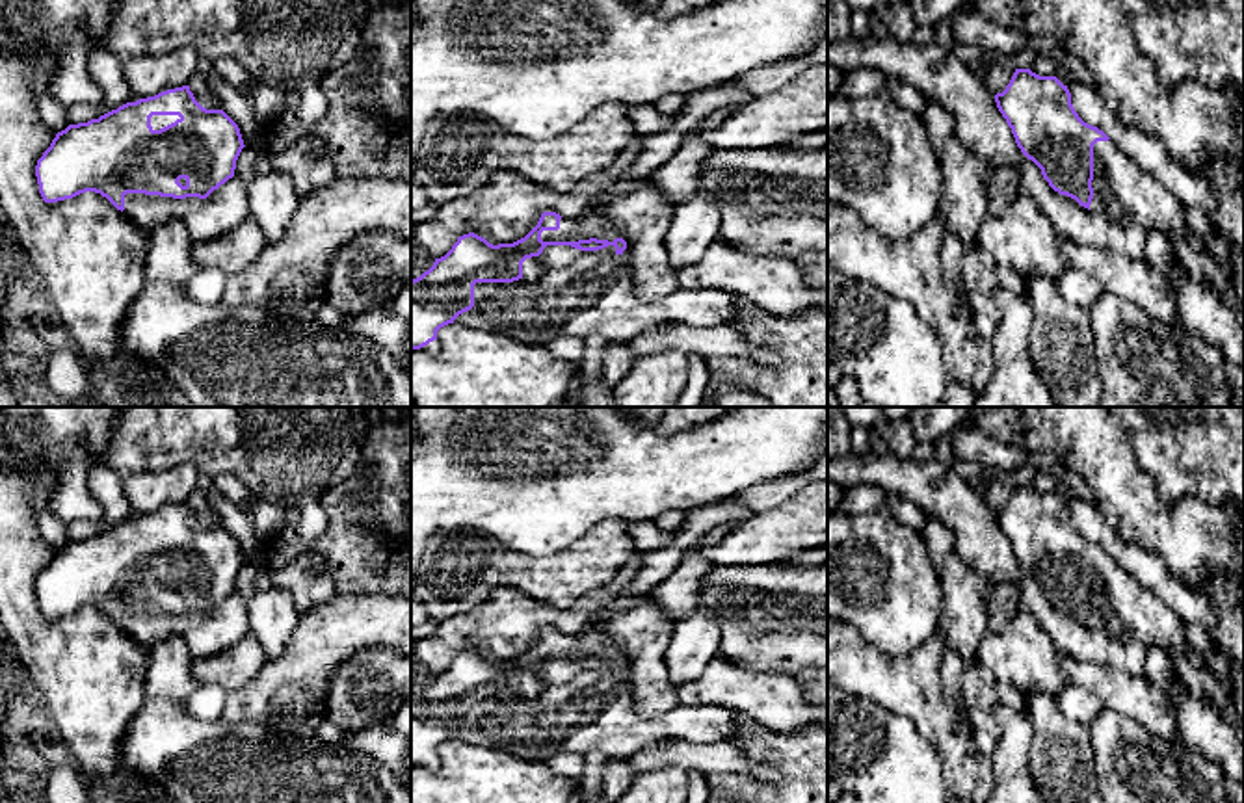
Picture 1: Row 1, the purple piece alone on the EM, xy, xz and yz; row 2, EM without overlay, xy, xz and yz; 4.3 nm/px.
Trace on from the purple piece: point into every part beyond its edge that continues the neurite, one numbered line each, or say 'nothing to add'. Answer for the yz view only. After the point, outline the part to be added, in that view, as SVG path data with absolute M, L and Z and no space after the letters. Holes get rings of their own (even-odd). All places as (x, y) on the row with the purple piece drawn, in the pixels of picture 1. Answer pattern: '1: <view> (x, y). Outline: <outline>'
1: yz (1122, 186). Outline: M1112 139L1093 145L1093 199L1090 212L1108 217L1132 217L1145 230L1160 230L1175 262L1205 288L1214 290L1229 309L1237 309L1233 275L1205 249L1186 225L1177 195L1147 173Z

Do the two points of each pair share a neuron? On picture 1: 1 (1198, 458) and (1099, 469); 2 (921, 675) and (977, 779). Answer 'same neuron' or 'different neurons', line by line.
1: different neurons
2: same neuron

